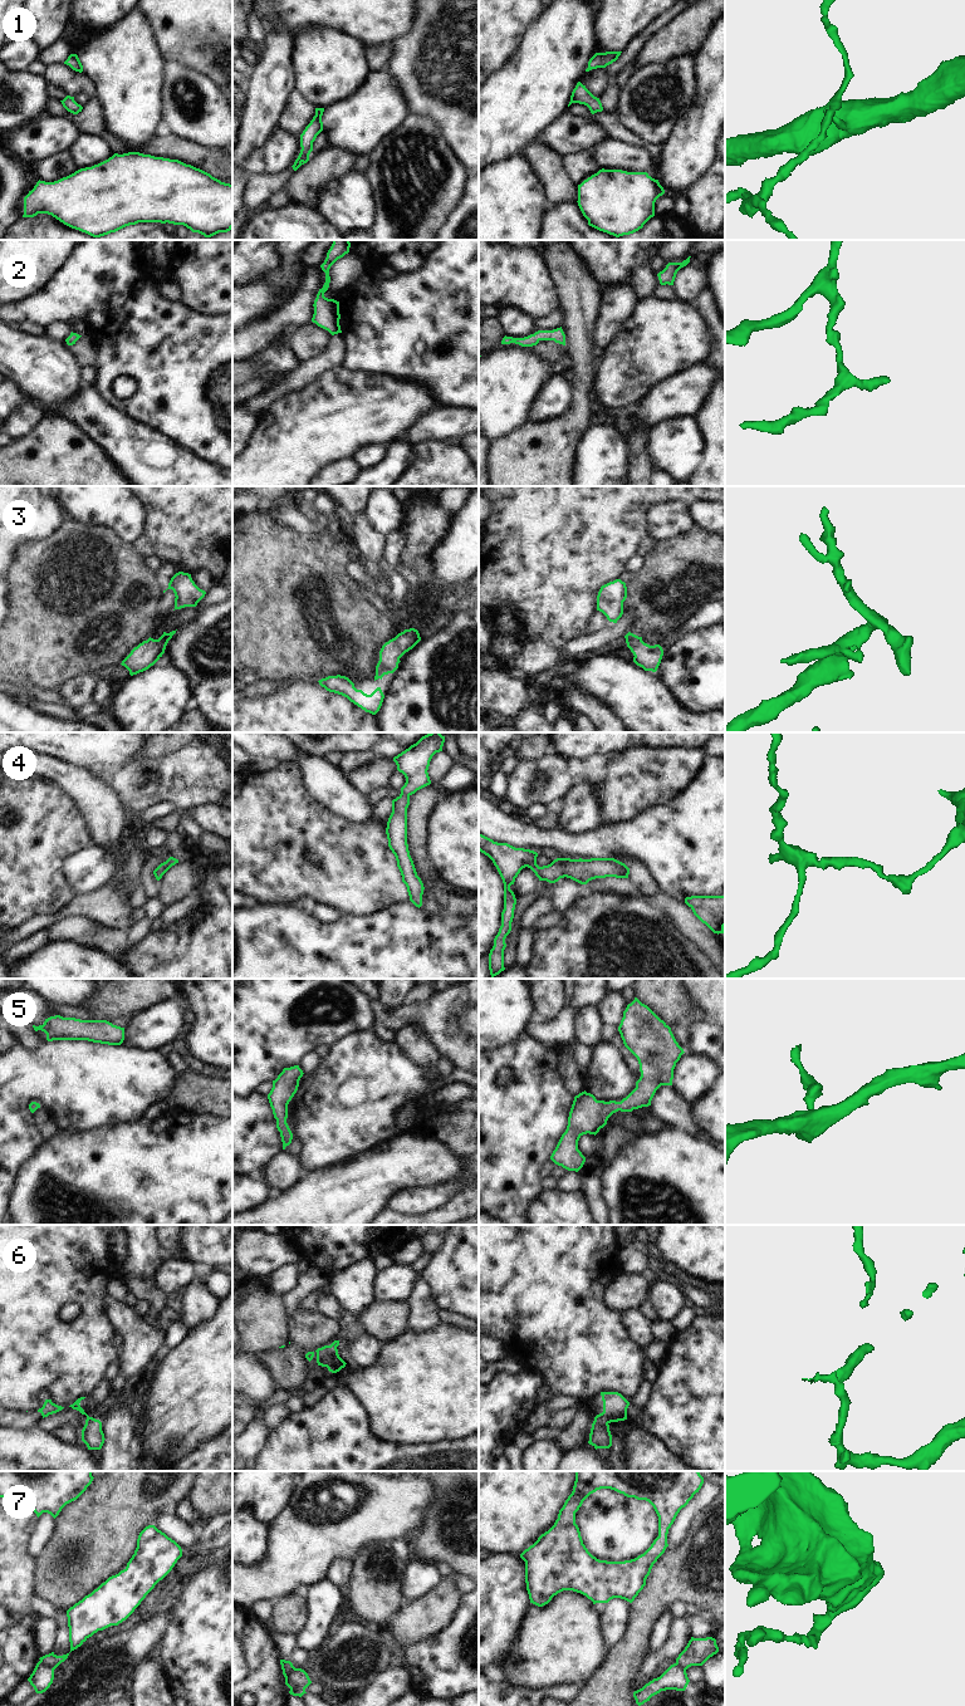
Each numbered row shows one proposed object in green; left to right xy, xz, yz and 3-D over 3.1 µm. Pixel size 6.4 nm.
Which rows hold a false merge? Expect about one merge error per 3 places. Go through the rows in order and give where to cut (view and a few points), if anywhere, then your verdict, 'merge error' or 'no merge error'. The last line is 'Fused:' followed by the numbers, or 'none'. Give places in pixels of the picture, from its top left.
1: no cut; no merge error
2: no cut; no merge error
3: no cut; no merge error
4: no cut; no merge error
5: no cut; no merge error
6: no cut; no merge error
7: cut in xy along (40, 1660), (54, 1668); merge error
Fused: 7

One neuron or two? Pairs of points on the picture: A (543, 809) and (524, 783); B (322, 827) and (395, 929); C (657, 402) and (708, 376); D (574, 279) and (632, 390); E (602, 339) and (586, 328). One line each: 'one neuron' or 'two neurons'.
A: two neurons
B: two neurons
C: one neuron
D: two neurons
E: two neurons

